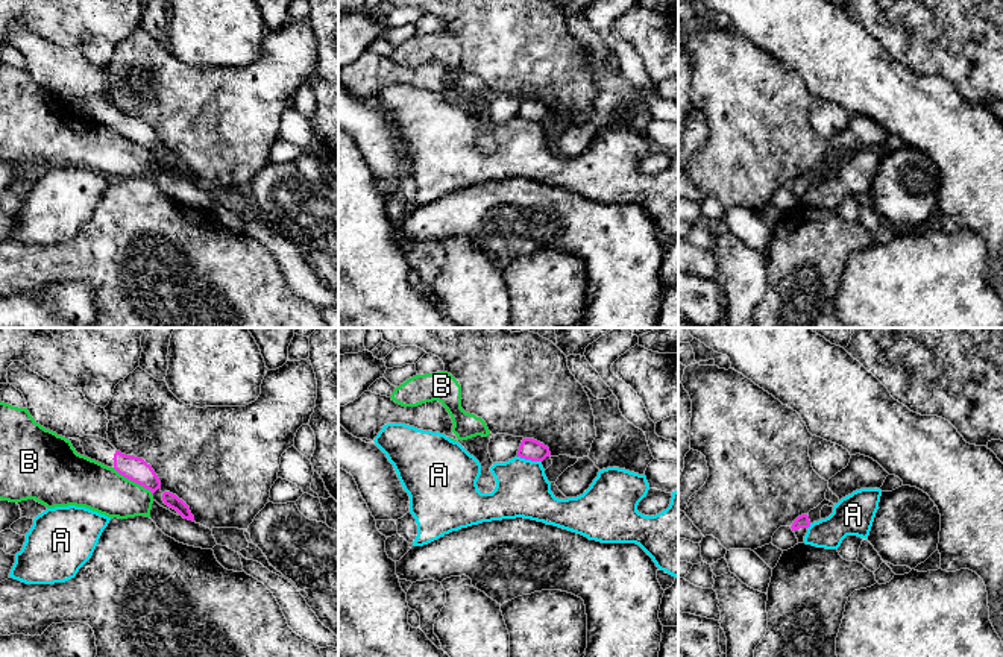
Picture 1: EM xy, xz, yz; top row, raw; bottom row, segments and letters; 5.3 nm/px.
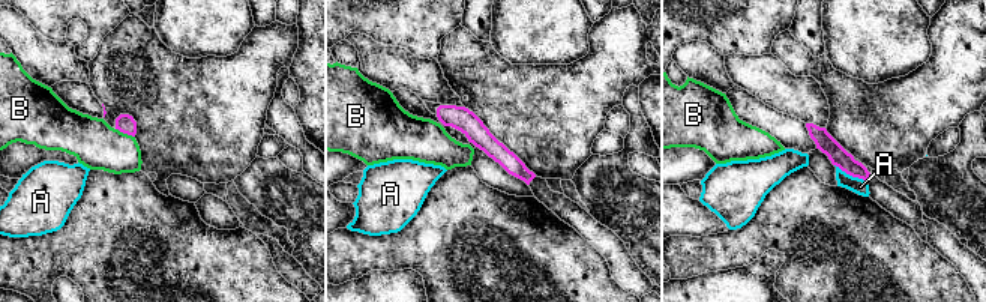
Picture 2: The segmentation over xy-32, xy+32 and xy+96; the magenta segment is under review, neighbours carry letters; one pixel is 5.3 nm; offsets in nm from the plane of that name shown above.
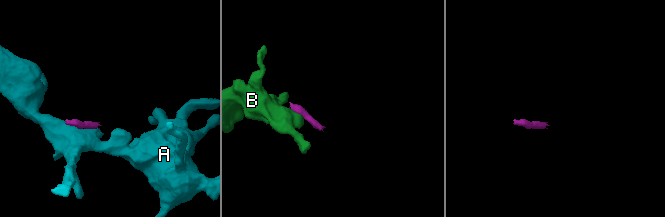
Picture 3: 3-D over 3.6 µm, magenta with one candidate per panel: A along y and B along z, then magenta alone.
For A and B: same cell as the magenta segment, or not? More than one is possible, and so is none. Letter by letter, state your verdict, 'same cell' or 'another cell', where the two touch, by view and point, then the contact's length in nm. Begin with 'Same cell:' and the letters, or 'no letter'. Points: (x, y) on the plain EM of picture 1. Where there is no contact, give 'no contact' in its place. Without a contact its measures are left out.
Same cell: no letter
A: another cell; contact xz (530, 119); length 130 nm
B: another cell; contact xy (134, 141); length 260 nm

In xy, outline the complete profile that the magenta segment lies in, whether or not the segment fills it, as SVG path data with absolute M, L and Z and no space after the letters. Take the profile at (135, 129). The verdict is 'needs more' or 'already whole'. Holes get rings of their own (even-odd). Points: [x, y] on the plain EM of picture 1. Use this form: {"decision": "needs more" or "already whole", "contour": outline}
{"decision": "needs more", "contour": "M83 96L76 100L80 102L85 117L114 127L124 138L150 150L152 155L161 149L158 135L143 118L121 114L108 100L99 96Z"}

